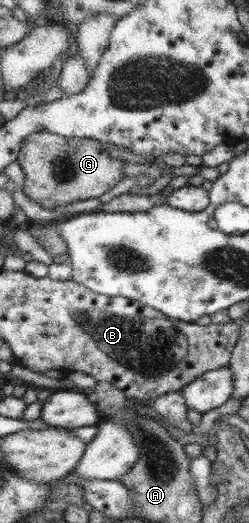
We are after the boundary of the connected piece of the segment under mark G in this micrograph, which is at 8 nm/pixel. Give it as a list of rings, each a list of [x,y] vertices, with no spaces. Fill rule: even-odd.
[[[43,130],[29,134],[23,138],[16,159],[26,177],[24,194],[52,210],[58,205],[98,198],[126,177],[121,170],[124,161],[111,157],[107,149],[109,144],[93,138],[65,137]]]

